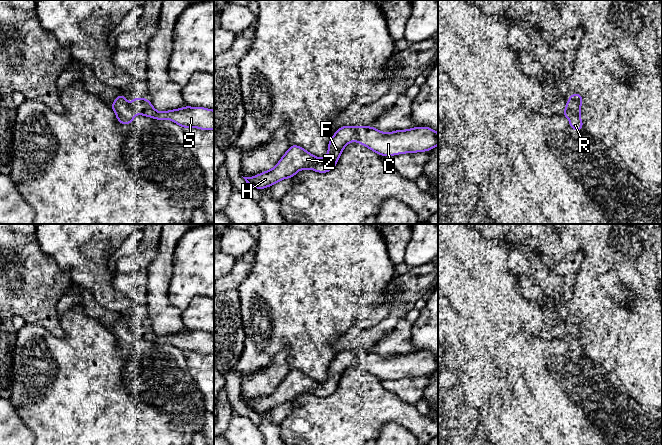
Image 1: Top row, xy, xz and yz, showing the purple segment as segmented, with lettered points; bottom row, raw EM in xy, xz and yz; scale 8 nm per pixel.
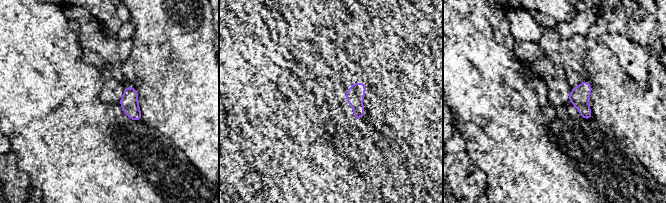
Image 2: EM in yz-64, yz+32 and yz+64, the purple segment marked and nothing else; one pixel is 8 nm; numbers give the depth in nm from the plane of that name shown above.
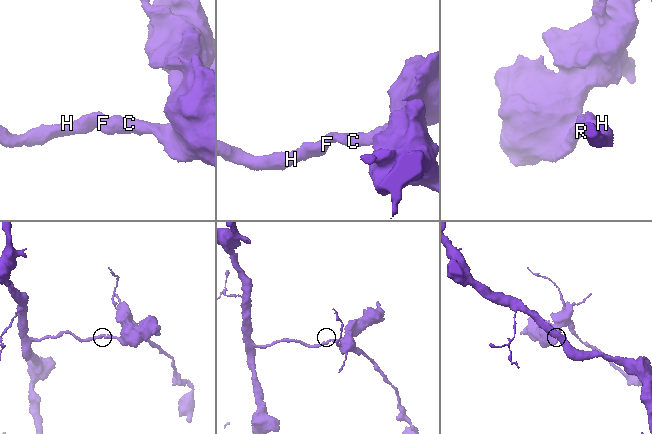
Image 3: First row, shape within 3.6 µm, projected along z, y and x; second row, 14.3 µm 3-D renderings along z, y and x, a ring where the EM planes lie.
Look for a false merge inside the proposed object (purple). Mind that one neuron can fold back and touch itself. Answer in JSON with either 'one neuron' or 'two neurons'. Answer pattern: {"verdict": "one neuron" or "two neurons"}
{"verdict": "one neuron"}

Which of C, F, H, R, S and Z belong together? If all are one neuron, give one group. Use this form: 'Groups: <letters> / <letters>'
Groups: C F H R S Z

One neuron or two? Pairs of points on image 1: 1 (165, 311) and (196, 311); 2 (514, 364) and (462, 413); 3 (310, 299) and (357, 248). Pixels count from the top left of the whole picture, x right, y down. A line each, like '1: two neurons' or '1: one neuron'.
1: two neurons
2: two neurons
3: one neuron

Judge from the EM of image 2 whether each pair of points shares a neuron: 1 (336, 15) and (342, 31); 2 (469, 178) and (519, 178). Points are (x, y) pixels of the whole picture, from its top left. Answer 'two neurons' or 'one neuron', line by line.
1: two neurons
2: two neurons

